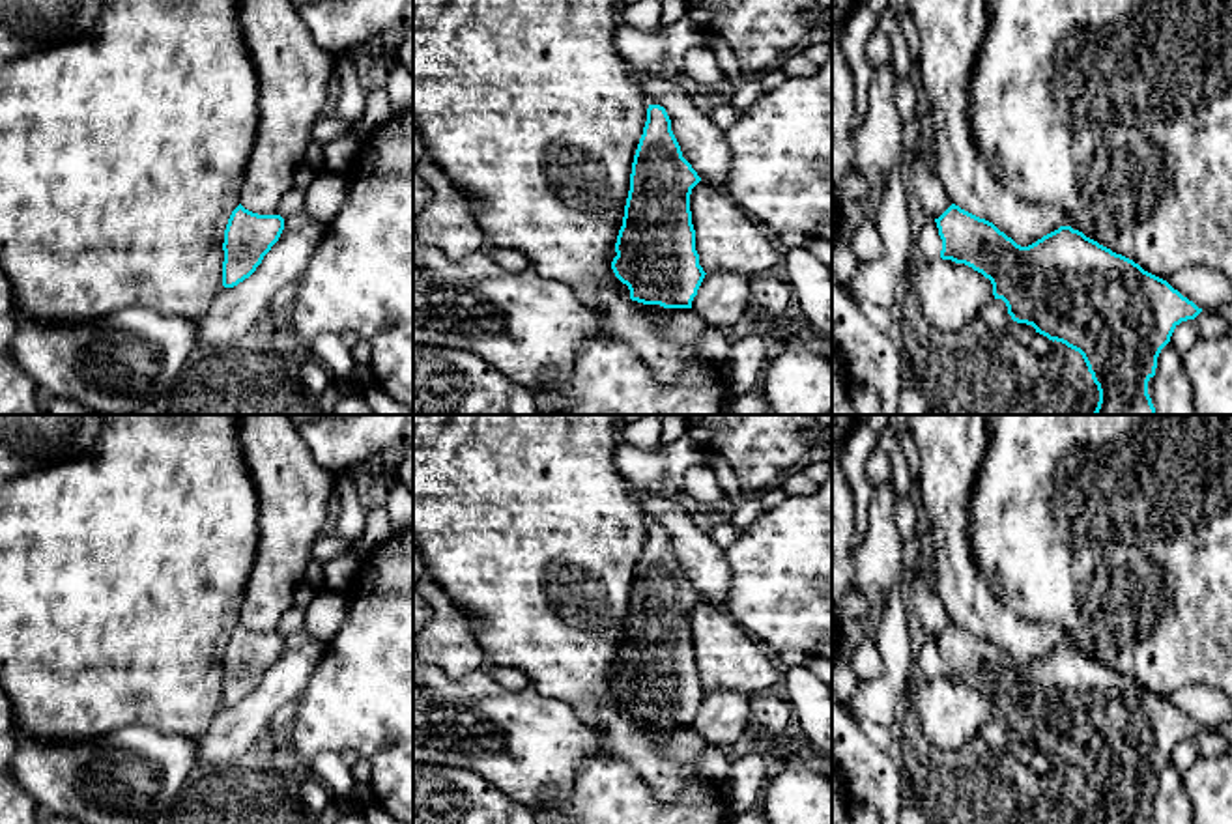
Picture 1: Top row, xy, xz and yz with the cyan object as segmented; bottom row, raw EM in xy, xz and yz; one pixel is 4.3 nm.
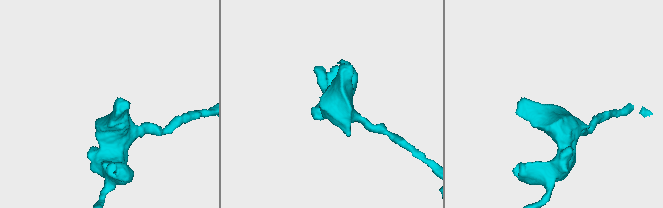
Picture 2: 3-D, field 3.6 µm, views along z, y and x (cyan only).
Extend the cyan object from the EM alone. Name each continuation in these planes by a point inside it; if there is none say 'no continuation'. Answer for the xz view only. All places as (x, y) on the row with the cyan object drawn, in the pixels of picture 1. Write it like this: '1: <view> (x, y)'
no continuation

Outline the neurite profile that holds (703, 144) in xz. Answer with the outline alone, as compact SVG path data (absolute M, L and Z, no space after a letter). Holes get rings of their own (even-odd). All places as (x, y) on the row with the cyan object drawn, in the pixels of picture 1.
M643 71L637 80L649 105L666 108L682 157L701 179L723 189L733 163L725 131L716 127L709 112L703 112L692 97L682 92L671 71Z

